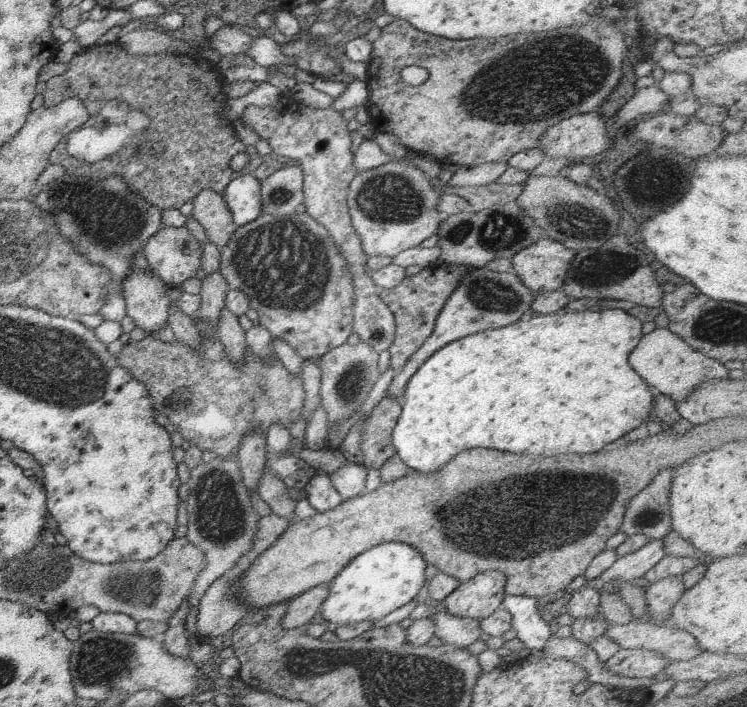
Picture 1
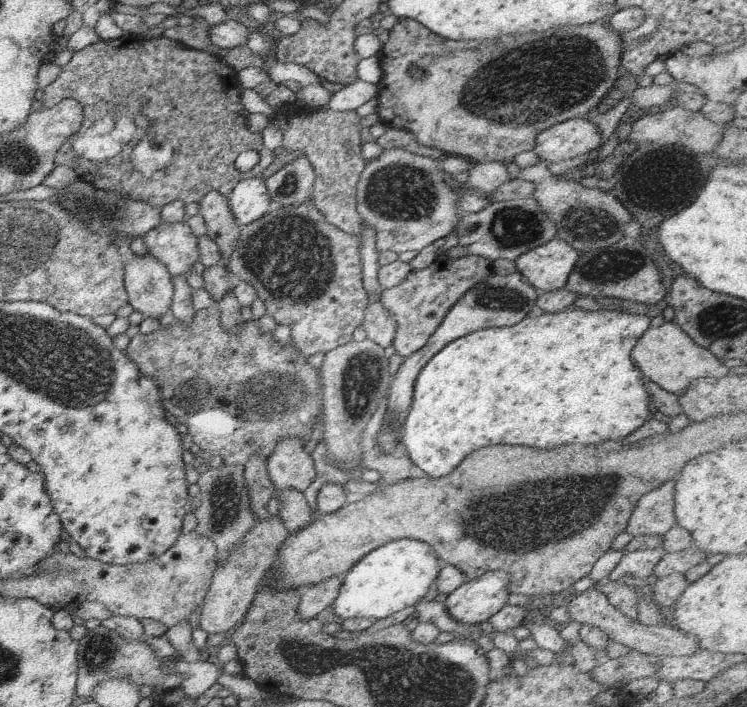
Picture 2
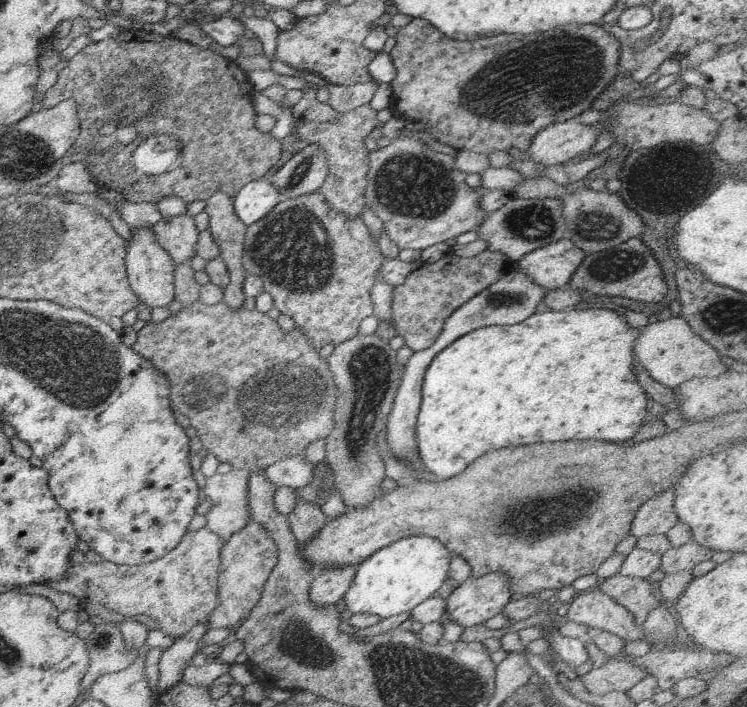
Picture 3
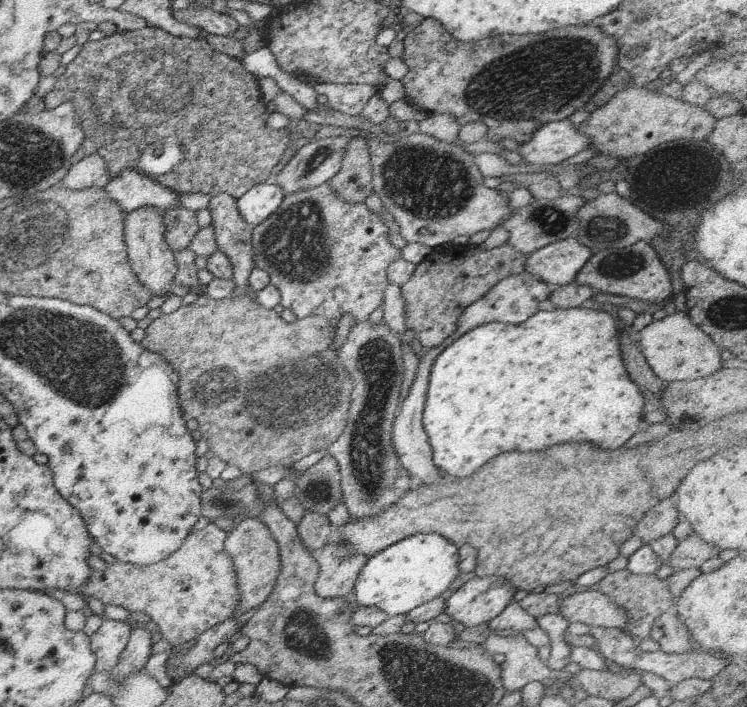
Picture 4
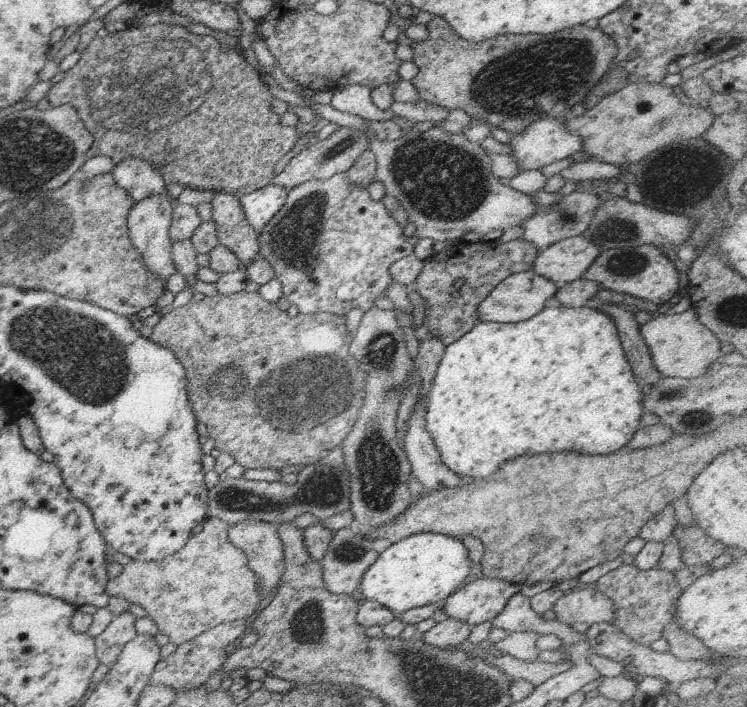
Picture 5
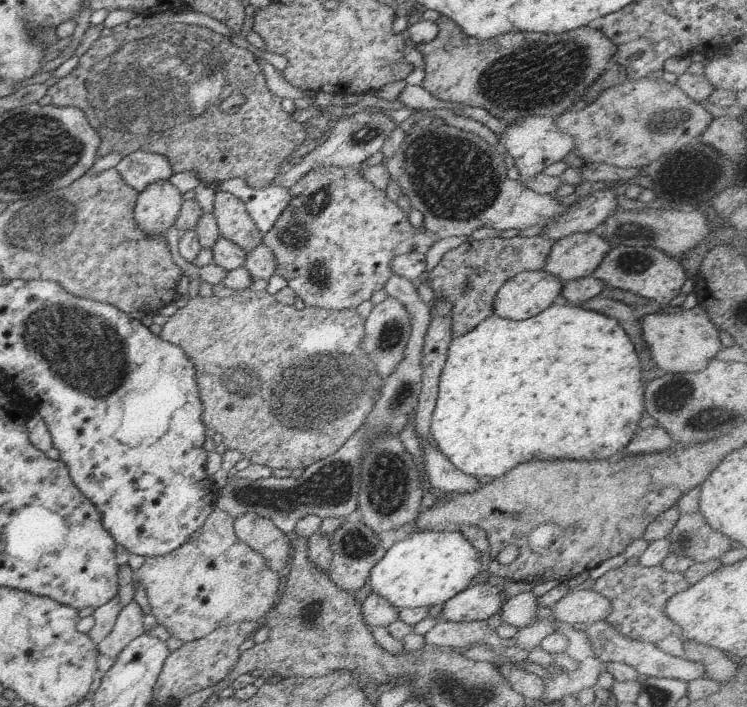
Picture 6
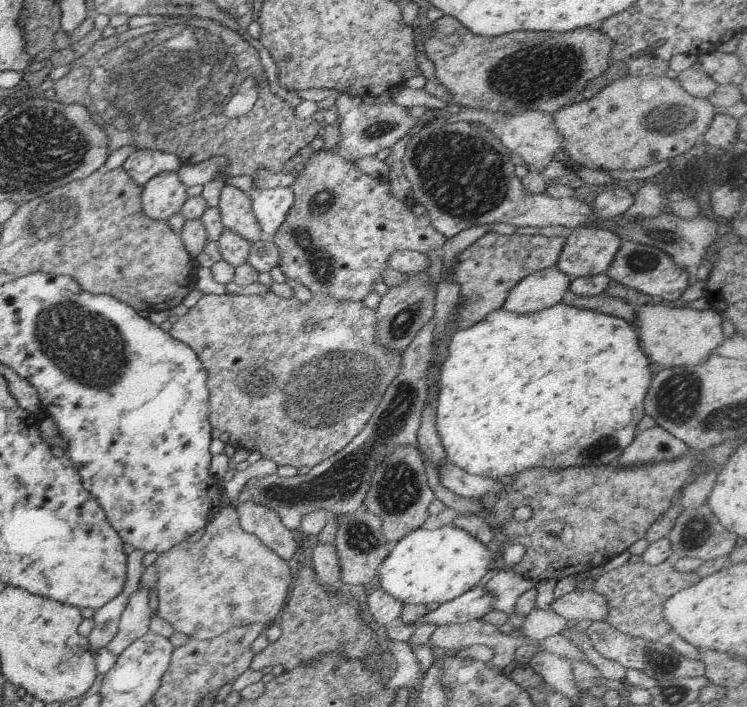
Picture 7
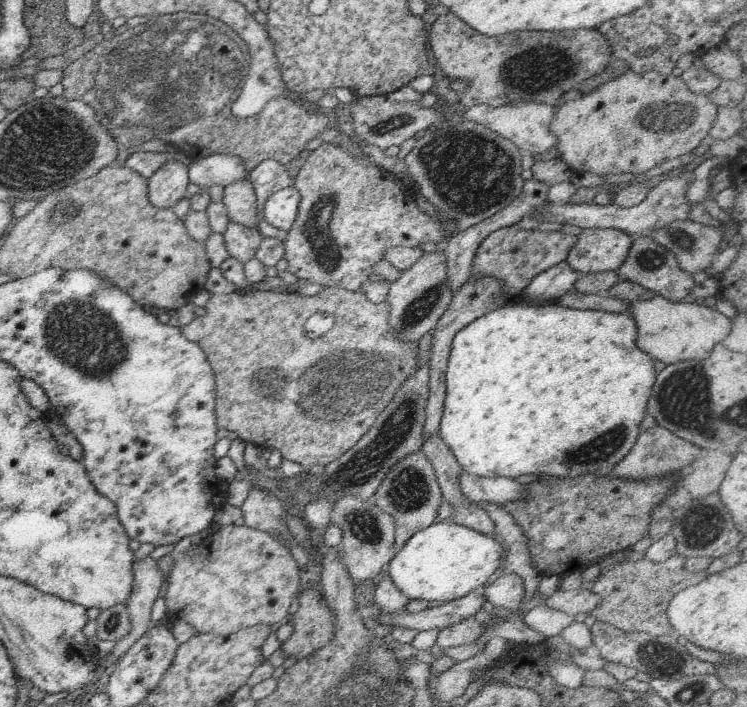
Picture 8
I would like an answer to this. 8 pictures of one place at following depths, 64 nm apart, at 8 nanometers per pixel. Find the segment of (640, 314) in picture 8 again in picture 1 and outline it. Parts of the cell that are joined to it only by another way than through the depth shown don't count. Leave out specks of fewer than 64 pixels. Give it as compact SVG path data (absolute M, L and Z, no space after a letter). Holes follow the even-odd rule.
M668 327L644 335L630 354L630 364L648 386L656 388L658 393L666 394L676 402L688 398L688 394L706 380L724 380L729 377L729 370L723 364L690 348L680 336L674 336Z

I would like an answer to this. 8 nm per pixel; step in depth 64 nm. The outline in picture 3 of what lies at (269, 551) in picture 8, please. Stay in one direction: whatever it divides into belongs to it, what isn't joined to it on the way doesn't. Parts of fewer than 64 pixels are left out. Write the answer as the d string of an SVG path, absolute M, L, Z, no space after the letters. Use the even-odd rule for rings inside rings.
M203 528L184 534L174 550L152 563L119 565L94 558L92 562L84 565L71 561L67 579L43 584L68 592L84 604L102 604L122 616L150 616L164 634L176 640L198 624L209 627L209 618L219 605L222 547L222 538Z

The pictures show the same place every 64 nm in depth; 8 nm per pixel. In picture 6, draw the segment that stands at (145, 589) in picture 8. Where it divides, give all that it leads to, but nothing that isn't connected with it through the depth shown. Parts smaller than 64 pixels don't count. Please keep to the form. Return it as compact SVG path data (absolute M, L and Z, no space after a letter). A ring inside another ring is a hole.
M131 601L119 612L112 632L97 646L98 652L116 660L127 644L145 633L146 617L138 603Z

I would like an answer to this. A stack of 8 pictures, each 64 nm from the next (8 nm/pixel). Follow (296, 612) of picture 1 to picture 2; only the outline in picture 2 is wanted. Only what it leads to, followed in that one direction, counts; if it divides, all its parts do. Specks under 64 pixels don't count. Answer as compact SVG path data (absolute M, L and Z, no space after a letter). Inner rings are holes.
M329 578L302 590L300 596L302 604L298 608L298 618L310 620L316 613L328 608L334 602L336 594L340 592L340 586L342 586L341 578Z

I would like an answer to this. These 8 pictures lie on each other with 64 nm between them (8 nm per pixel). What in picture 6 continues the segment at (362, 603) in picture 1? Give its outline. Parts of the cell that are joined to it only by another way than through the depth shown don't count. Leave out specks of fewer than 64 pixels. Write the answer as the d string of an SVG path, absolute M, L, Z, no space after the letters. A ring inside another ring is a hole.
M461 530L414 531L404 540L396 541L386 551L380 562L374 566L369 576L372 593L386 597L398 610L414 607L440 606L472 584L474 576L480 572L482 553L462 534Z

